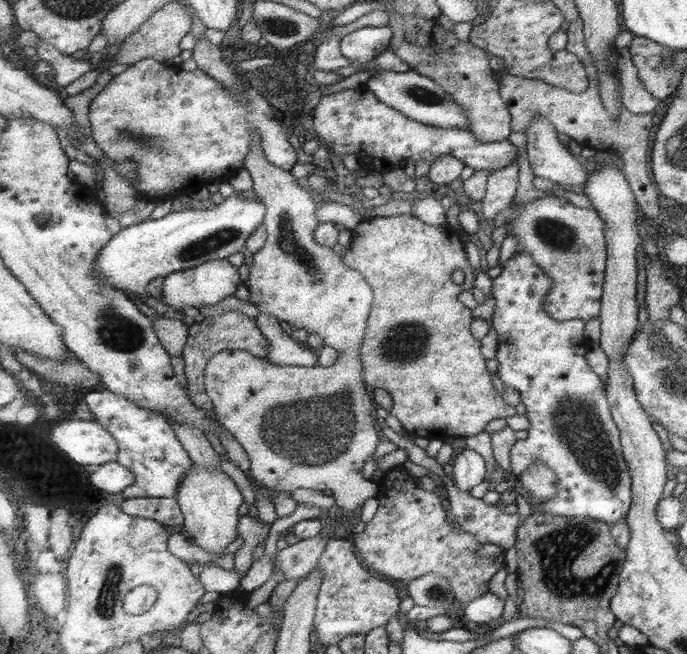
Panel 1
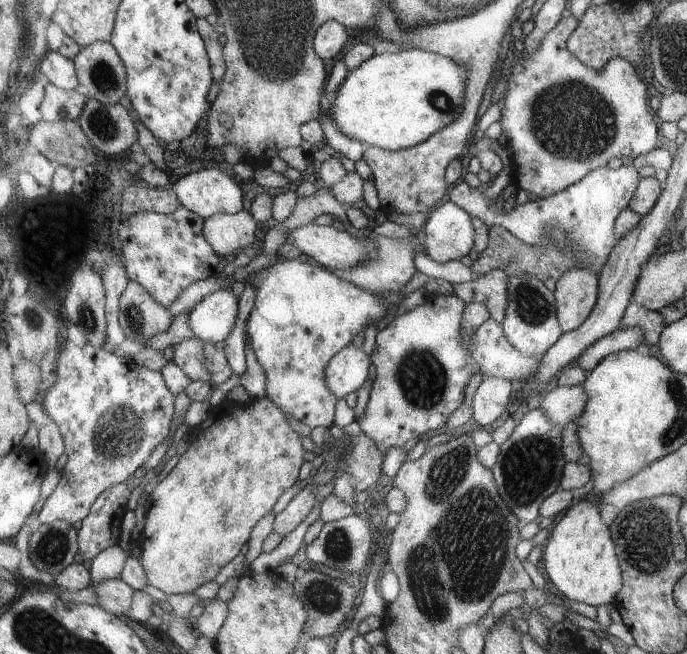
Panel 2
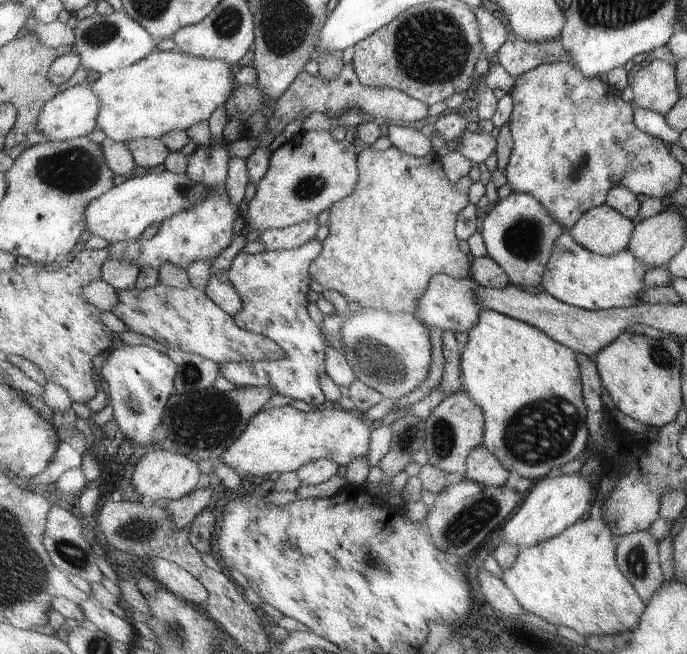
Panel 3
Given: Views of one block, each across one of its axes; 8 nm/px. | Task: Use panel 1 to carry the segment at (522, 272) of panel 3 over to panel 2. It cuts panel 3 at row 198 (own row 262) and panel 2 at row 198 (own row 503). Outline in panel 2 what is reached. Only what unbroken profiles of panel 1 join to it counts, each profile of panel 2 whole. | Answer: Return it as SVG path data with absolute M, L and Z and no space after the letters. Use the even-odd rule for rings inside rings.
M607 166L597 168L595 172L589 172L585 180L565 188L565 192L541 200L529 198L529 202L515 206L511 214L497 214L495 222L523 244L545 246L557 254L565 254L573 260L575 268L599 278L617 246L617 218L633 202L639 182L641 178L633 166L619 166L615 170L609 170Z

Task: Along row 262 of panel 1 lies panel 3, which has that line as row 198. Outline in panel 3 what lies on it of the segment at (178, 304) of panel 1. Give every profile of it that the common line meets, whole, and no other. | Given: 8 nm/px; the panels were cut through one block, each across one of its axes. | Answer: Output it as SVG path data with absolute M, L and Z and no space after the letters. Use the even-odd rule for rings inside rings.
M211 140L207 146L197 146L197 150L191 154L191 164L189 164L187 174L193 180L197 180L201 184L207 184L207 188L213 190L213 196L209 196L201 204L193 206L191 210L183 210L177 216L173 216L171 220L165 220L159 226L159 232L149 240L109 244L107 248L111 252L111 258L121 260L121 262L139 264L141 268L151 266L159 274L159 268L167 262L171 262L173 266L183 268L187 272L187 268L193 262L199 262L199 260L213 262L217 256L221 256L223 250L229 248L231 242L237 238L237 236L233 236L235 220L241 218L239 206L233 204L231 194L229 194L229 186L227 186L231 160L229 160L229 150L225 146L229 146L229 142Z

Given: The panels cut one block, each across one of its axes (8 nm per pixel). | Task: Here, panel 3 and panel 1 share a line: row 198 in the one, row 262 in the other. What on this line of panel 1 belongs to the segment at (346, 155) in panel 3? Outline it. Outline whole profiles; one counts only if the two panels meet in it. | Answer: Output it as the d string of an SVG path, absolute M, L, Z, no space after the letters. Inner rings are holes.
M255 134L253 150L247 156L245 170L253 178L253 192L257 192L267 206L265 226L269 232L269 240L265 248L253 254L253 266L249 266L249 288L251 304L259 308L259 312L271 314L285 324L295 328L305 328L307 334L317 334L327 346L339 350L341 358L335 366L277 366L269 358L259 358L245 350L225 350L207 366L207 392L217 408L217 416L221 424L237 436L237 440L245 446L245 452L251 456L251 470L255 480L265 484L271 490L279 492L295 492L299 488L309 490L331 490L337 502L337 524L343 526L347 520L353 520L353 510L363 506L369 498L379 498L379 484L363 478L363 468L369 458L373 458L381 438L375 428L375 398L369 396L365 384L365 366L361 360L361 348L365 342L365 332L369 330L369 318L373 314L375 290L369 280L345 264L343 256L337 256L331 248L317 244L317 208L321 206L319 198L301 182L295 180L291 172L279 170L269 164L265 158L265 150L261 146L261 136Z

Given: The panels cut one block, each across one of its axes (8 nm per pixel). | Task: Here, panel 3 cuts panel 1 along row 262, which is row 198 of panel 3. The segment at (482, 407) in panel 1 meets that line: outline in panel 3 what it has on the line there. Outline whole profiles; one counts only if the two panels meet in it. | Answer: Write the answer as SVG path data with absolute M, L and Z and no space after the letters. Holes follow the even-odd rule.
M397 146L387 150L367 148L359 154L361 180L353 196L337 202L331 208L329 236L325 238L325 250L311 264L313 280L321 282L325 290L343 294L353 308L375 308L391 314L419 310L419 300L429 290L431 280L437 274L447 274L457 280L473 274L473 262L459 246L457 224L459 214L469 206L469 188L473 184L471 176L461 178L459 184L451 184L443 158L429 152L425 158L411 156Z

